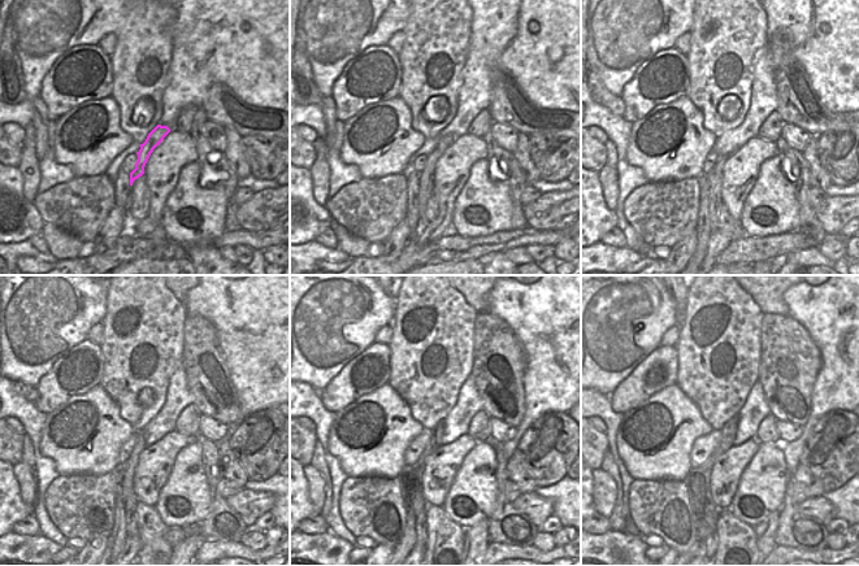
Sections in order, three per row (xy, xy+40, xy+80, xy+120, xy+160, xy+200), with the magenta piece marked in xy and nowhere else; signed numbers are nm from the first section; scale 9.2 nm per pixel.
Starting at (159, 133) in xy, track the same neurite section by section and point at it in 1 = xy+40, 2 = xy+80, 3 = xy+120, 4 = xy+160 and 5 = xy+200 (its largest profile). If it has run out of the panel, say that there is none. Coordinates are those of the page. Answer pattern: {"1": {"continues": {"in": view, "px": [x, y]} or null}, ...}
{"1": {"continues": {"in": "xy+40", "px": [426, 178]}}, "2": {"continues": {"in": "xy+80", "px": [716, 177]}}, "3": {"continues": {"in": "xy+120", "px": [130, 517]}}, "4": {"continues": {"in": "xy+160", "px": [421, 518]}}, "5": {"continues": {"in": "xy+200", "px": [711, 539]}}}

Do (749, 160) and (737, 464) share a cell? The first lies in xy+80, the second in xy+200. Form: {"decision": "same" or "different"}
{"decision": "same"}

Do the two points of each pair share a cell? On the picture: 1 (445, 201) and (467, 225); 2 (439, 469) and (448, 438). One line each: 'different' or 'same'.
1: different
2: different

